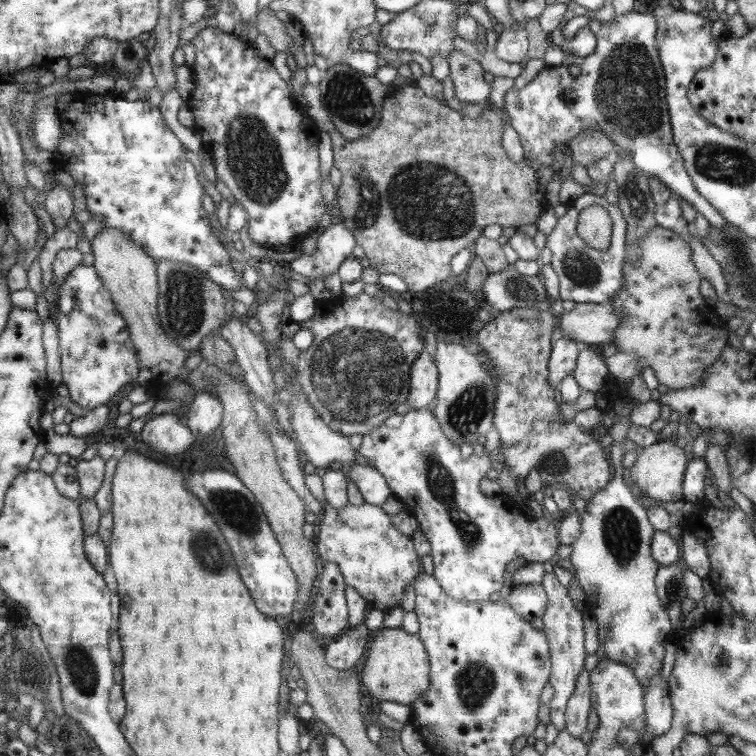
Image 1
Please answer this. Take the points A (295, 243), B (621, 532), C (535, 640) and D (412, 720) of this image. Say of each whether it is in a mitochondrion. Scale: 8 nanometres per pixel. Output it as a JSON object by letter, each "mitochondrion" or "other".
{"A":"other","B":"mitochondrion","C":"other","D":"other"}

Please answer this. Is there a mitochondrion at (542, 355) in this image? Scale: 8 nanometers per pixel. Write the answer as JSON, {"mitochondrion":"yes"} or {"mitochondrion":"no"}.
{"mitochondrion":"no"}

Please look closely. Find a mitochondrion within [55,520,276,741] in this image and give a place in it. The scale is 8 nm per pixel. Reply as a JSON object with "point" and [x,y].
{"point":[83,673]}

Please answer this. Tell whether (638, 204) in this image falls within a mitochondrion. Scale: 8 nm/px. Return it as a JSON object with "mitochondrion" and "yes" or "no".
{"mitochondrion":"yes"}

